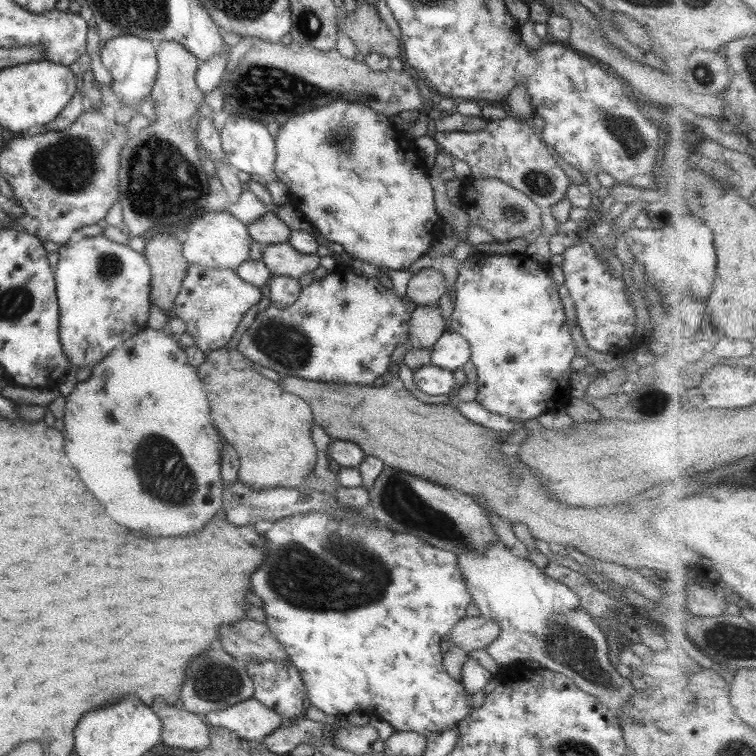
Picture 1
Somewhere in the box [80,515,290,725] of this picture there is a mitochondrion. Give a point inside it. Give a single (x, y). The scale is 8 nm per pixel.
(218, 683)

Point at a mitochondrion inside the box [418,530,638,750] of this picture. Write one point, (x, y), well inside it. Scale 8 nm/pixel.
(574, 649)

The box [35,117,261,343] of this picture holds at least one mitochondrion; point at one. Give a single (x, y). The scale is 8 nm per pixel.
(162, 182)

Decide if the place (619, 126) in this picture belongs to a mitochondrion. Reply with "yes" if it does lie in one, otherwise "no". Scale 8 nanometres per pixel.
yes

